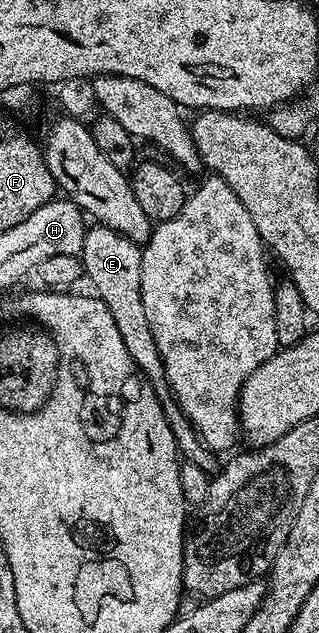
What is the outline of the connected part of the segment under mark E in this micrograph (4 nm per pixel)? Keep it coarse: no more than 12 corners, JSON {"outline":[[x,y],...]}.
{"outline":[[110,227],[84,233],[82,262],[130,359],[164,405],[176,449],[217,456],[172,400],[142,305],[141,248]]}

